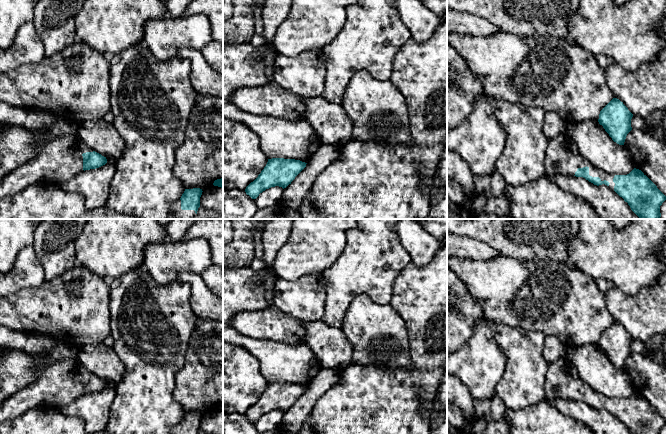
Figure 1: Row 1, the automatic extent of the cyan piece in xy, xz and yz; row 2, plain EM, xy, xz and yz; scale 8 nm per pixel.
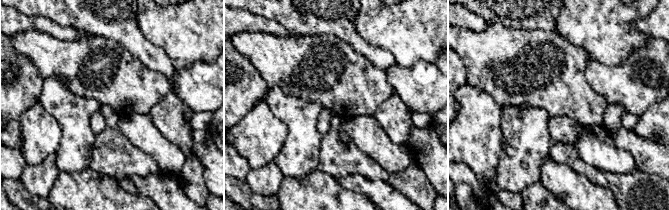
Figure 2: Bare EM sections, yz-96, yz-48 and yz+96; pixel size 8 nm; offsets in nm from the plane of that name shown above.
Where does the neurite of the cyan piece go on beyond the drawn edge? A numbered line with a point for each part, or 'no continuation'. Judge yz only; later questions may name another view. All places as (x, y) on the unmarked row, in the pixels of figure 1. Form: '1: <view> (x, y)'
1: yz (562, 381)

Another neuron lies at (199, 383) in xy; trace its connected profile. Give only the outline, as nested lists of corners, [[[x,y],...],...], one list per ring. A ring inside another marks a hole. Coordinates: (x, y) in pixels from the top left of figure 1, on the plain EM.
[[[198,318],[186,349],[185,363],[175,378],[173,398],[185,413],[200,412],[204,415],[212,410],[215,404],[223,402],[223,322]]]

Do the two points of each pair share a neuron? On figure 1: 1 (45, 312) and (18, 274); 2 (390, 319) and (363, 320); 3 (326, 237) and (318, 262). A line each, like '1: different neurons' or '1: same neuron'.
1: different neurons
2: same neuron
3: same neuron

